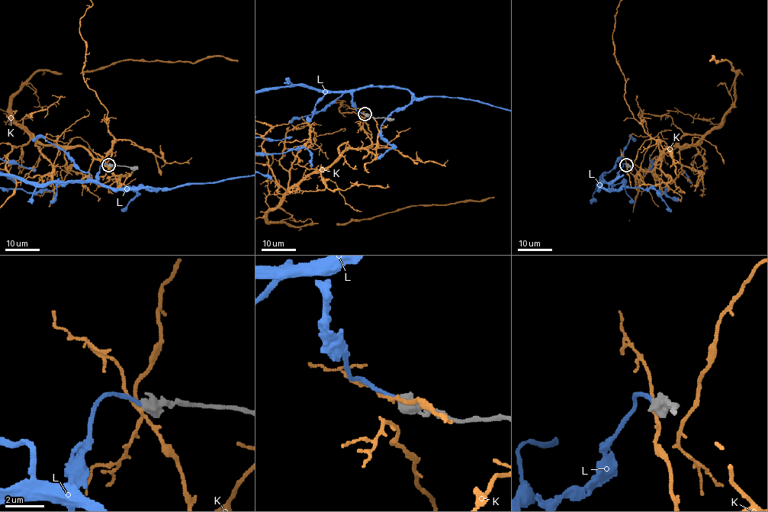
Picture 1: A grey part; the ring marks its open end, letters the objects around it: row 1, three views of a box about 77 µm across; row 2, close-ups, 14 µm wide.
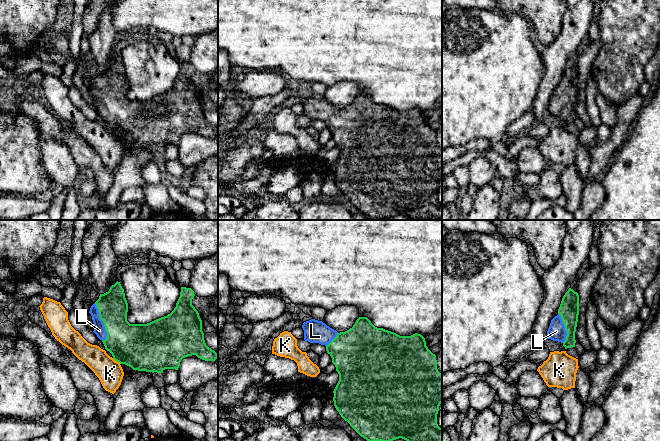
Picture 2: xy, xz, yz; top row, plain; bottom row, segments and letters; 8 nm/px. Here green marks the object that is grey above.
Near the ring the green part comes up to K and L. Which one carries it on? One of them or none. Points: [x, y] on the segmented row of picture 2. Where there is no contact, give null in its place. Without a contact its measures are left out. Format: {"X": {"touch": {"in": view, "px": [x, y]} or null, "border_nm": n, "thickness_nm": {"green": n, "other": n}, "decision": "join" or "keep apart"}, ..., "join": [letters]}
{"K": {"touch": {"in": "xy", "px": [116, 360]}, "border_nm": 80, "thickness_nm": {"green": 380, "other": 200}, "decision": "keep apart"}, "L": {"touch": {"in": "xy", "px": [103, 322]}, "border_nm": 320, "thickness_nm": {"green": 300, "other": 90}, "decision": "join"}, "join": ["L"]}

